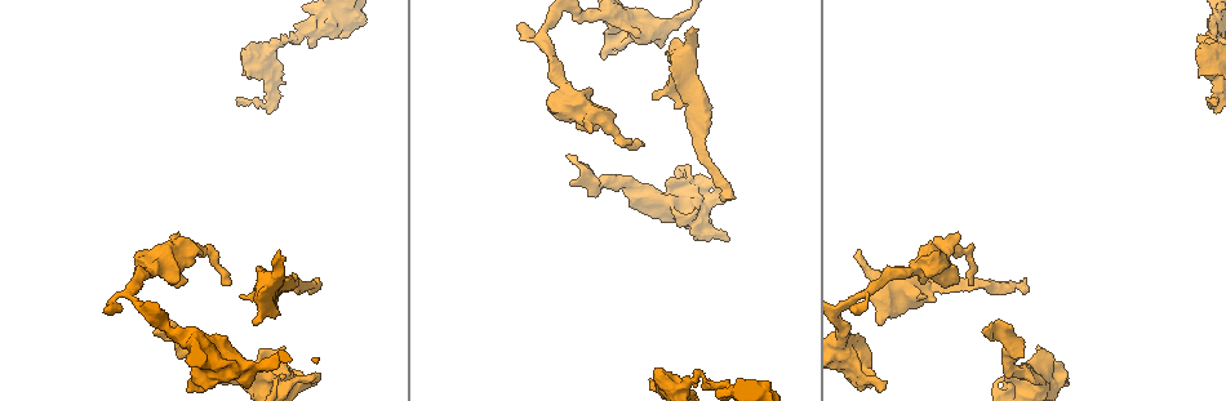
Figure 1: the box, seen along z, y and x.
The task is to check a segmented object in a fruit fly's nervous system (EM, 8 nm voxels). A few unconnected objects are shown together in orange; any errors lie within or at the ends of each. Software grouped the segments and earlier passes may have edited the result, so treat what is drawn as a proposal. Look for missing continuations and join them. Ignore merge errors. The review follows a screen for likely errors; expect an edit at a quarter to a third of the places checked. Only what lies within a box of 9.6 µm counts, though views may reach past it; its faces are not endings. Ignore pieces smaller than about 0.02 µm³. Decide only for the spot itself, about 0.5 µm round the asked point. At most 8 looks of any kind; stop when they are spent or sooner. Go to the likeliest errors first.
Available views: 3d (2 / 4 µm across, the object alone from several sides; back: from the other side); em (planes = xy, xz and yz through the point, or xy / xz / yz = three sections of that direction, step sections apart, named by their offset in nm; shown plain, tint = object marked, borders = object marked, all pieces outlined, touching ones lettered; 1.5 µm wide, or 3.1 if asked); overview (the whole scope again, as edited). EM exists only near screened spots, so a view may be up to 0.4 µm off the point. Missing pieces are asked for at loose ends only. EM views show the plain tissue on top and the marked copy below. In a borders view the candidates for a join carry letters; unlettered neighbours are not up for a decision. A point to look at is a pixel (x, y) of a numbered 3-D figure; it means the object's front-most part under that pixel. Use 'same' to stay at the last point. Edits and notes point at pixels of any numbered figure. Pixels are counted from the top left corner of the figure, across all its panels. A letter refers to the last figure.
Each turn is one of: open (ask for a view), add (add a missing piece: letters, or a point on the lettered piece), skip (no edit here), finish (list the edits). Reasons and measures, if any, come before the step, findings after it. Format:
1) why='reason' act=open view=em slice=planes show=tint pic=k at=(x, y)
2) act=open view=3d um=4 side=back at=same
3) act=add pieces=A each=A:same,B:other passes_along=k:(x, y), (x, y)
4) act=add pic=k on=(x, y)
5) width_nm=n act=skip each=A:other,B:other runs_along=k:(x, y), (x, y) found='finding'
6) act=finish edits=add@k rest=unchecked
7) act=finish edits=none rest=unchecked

why='free end' act=open view=3d um=2 pic=1 at=(278, 252)

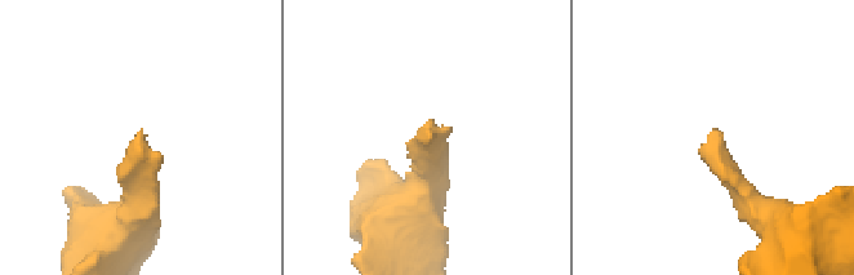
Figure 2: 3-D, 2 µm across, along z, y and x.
why='shape alone is not enough' act=open view=em slice=planes show=tint pic=2 at=(435, 133)

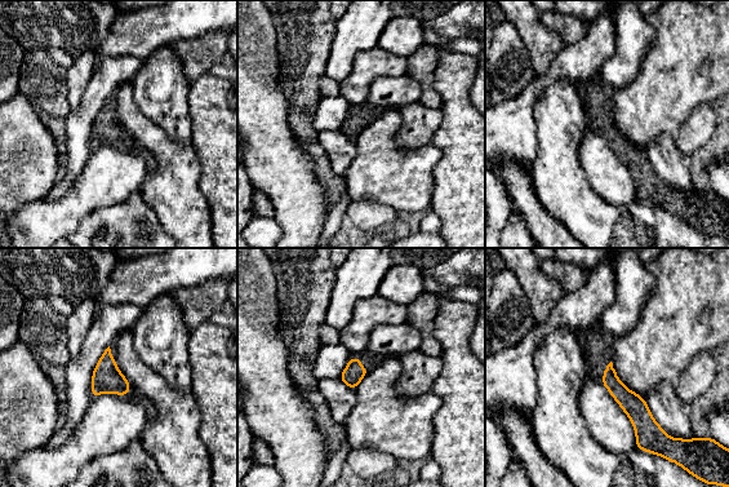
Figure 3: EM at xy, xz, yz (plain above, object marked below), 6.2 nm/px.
why='what lies round it' act=open view=em slice=planes show=borders at=same

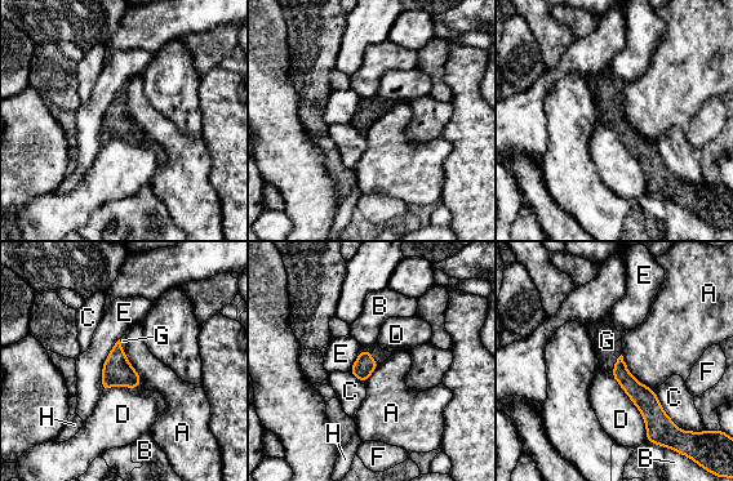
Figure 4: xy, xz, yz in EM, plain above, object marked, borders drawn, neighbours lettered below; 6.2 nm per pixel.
act=add pieces=G each=A:other,B:other,C:other,D:other,E:other,F:other,G:same,H:other passes_along=4:(640, 395), (614, 364), (607, 341) found='it goes on there'

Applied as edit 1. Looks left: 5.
act=open view=overview

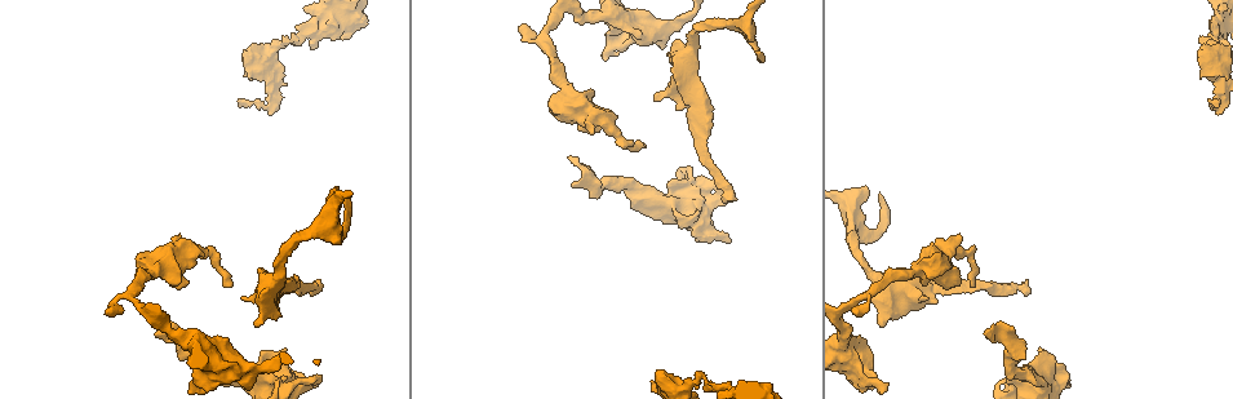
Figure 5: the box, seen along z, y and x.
act=open view=3d um=4 pic=5 at=(970, 283)

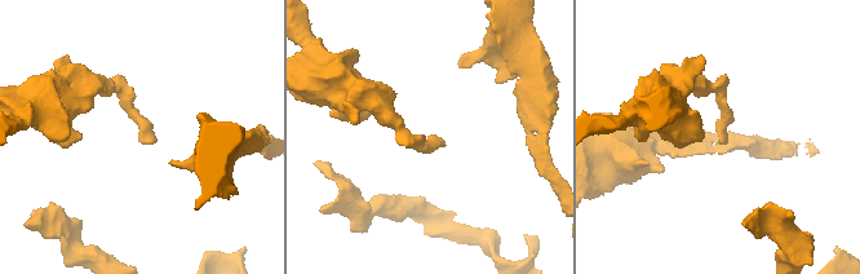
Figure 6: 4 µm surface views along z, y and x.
why='shape alone is not enough' act=open view=em slice=planes show=borders pic=6 at=(154, 142)

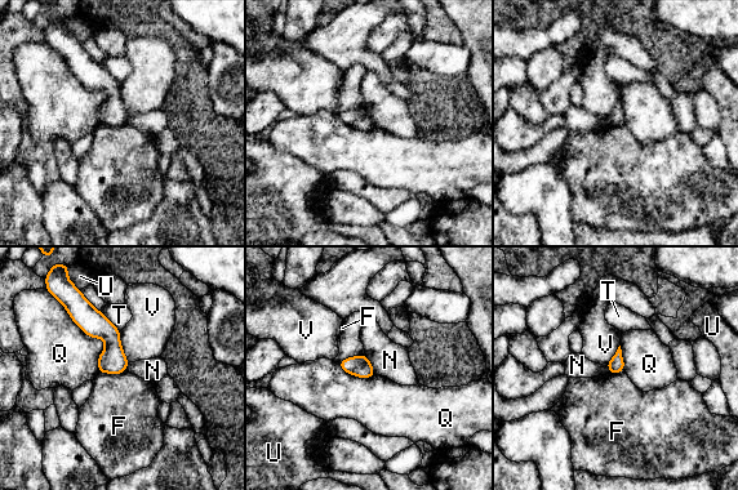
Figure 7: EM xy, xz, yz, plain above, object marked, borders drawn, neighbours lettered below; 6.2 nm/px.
act=skip each=F:other,N:other,Q:other,T:other,U:other,V:other border=7:(127, 369), (119, 373), (98, 373) found='no lettered piece goes on from it'

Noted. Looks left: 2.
act=open view=em slice=xy step=8 show=tint pic=5 at=(317, 376)

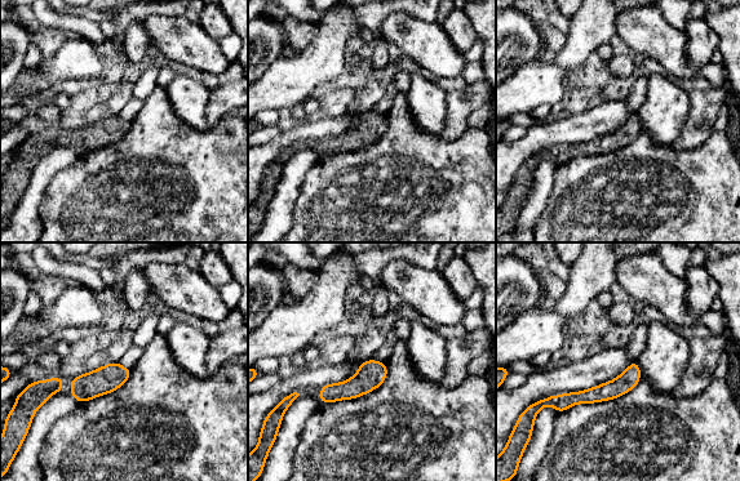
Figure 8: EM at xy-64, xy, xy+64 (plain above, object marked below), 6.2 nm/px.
why='another direction' act=open view=em slice=planes show=borders at=same

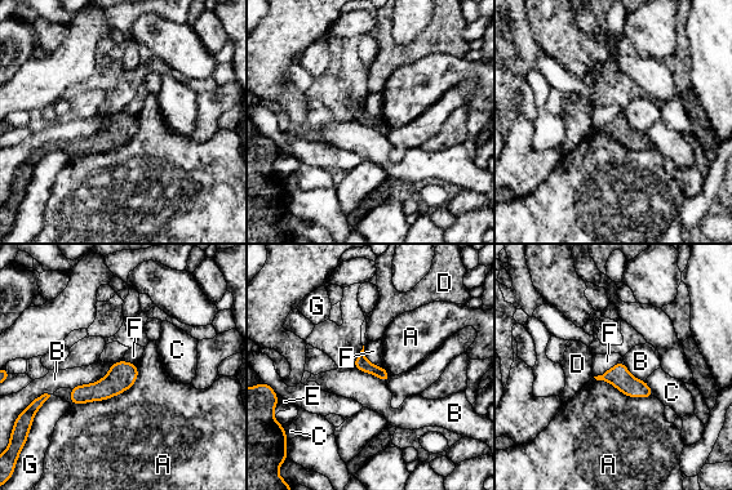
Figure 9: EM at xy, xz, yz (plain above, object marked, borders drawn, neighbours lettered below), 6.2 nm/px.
act=skip each=A:other,B:other,C:other,D:other,E:other,F:other,G:other border=9:(363, 346), (366, 357), (382, 368) found='no lettered piece goes on from it'

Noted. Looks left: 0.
act=finish edits=add@4 rest=unchecked

